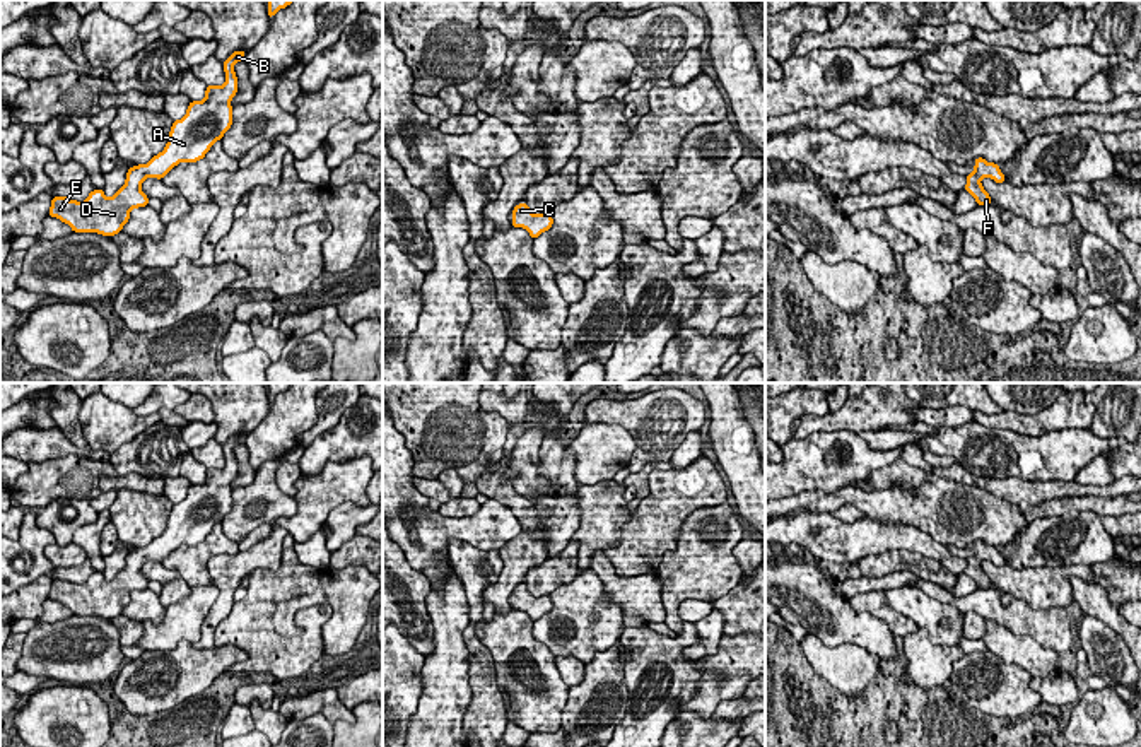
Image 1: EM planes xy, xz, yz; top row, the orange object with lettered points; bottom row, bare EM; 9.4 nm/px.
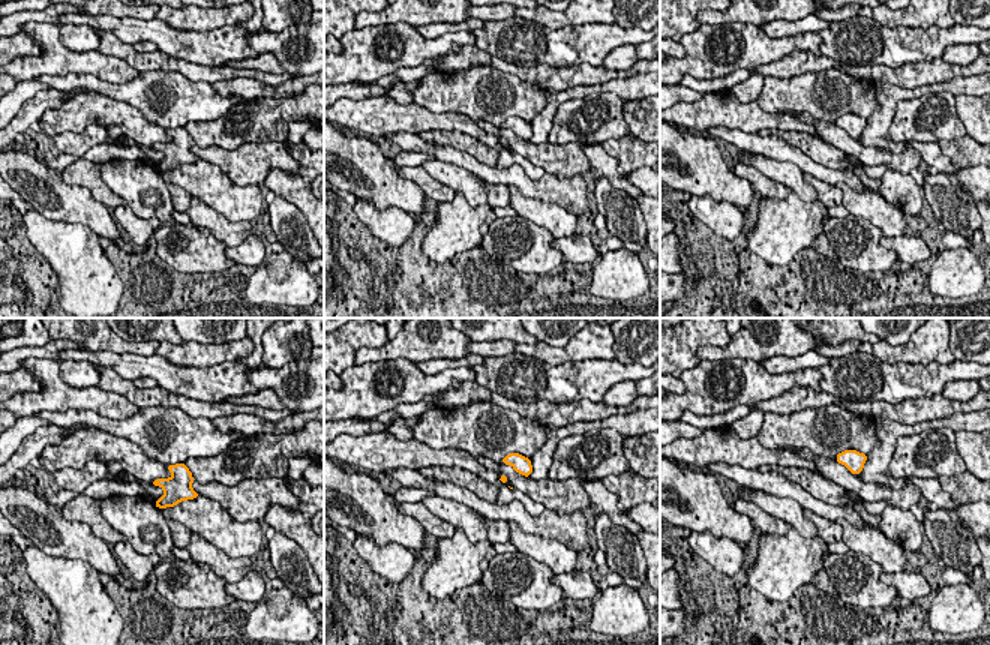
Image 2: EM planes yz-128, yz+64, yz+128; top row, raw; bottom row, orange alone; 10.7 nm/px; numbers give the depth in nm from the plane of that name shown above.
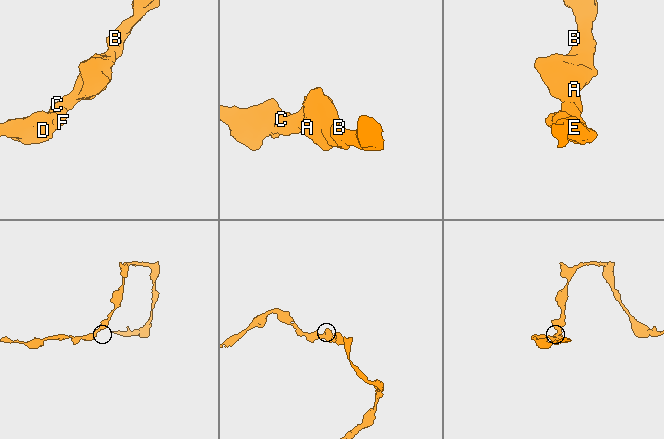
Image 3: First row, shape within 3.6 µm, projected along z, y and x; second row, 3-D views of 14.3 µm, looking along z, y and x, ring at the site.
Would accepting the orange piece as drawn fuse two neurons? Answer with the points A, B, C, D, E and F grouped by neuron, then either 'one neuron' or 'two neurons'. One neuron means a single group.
groups A B C D E F; one neuron

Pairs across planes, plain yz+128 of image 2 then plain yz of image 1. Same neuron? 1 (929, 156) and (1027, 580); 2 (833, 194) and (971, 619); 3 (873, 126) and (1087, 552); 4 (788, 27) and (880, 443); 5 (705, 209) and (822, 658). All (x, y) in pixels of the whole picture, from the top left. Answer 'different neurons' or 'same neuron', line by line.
1: different neurons
2: same neuron
3: different neurons
4: same neuron
5: same neuron

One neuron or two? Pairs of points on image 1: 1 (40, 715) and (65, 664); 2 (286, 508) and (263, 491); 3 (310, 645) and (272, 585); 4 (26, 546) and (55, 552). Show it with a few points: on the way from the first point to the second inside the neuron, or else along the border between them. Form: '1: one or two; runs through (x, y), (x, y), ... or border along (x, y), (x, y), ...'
1: two; border along (69, 684), (87, 686)
2: one; runs through (280, 505), (269, 496)
3: one; runs through (287, 645), (282, 645), (265, 628), (265, 607)
4: two; border along (55, 542), (45, 549), (45, 556), (53, 568)

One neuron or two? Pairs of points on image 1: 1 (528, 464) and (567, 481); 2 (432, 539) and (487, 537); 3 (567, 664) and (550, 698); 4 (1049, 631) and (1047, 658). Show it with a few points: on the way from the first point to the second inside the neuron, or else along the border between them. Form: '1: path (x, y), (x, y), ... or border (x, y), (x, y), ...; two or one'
1: border (547, 431), (538, 472), (549, 481), (549, 494); two
2: path (446, 530), (473, 530); one
3: border (554, 658), (559, 676), (569, 686); two
4: border (1012, 631), (1030, 635), (1042, 647), (1056, 653); two

